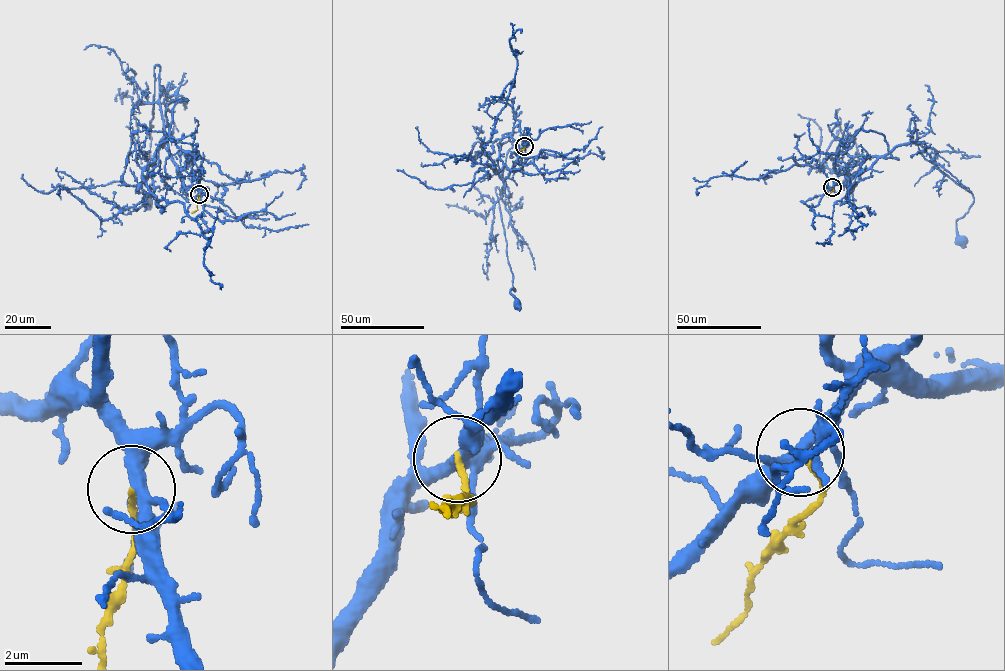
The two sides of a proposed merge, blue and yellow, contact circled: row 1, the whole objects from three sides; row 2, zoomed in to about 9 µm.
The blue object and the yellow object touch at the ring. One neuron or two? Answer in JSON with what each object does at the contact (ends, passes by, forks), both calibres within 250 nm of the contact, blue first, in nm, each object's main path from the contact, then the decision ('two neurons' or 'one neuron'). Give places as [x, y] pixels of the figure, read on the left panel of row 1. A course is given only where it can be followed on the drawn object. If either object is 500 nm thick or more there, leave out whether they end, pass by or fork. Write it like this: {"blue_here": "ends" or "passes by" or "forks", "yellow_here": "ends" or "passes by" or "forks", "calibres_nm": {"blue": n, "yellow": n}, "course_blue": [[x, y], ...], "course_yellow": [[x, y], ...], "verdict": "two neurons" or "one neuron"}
{"blue_here": "forks", "yellow_here": "ends", "calibres_nm": {"blue": 280, "yellow": 140}, "course_blue": [[199, 194], [187, 189], [173, 162], [156, 65], [150, 161], [142, 183], [149, 202]], "course_yellow": [[199, 194], [197, 208], [191, 213]], "verdict": "two neurons"}

